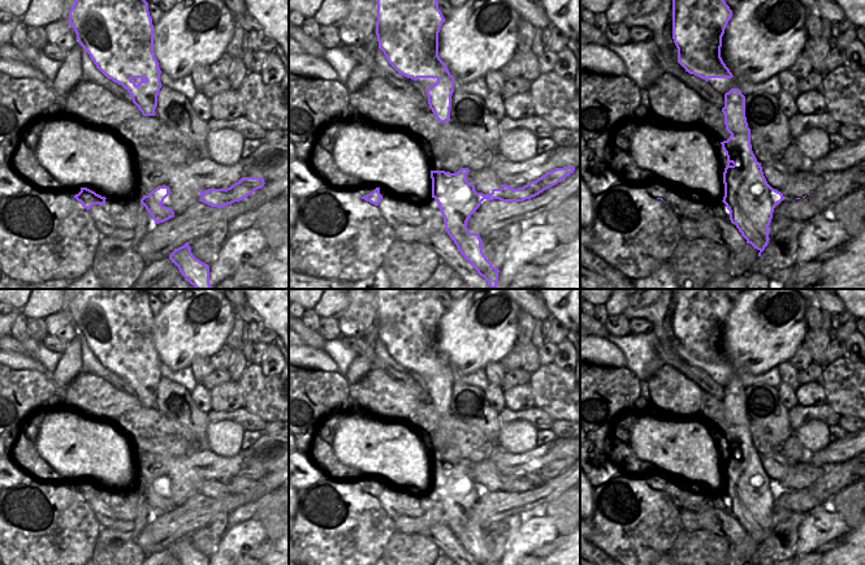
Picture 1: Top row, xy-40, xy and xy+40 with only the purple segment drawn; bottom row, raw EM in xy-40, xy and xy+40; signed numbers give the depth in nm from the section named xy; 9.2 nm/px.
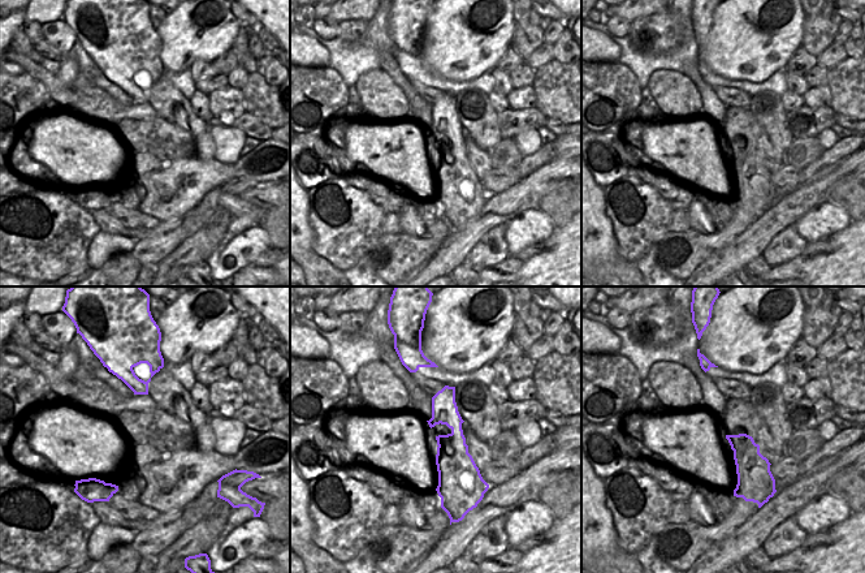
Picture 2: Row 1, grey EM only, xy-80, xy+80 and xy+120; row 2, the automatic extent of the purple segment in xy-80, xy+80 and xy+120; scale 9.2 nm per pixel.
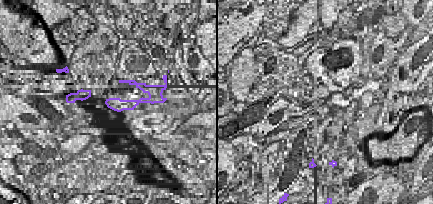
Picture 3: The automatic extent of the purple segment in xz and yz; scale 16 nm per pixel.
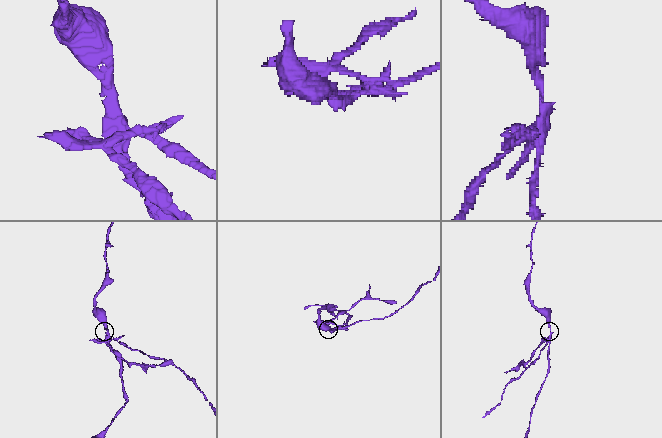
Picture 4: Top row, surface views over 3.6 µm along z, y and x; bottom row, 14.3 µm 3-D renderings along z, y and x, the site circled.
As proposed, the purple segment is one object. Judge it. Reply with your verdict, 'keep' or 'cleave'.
cleave

